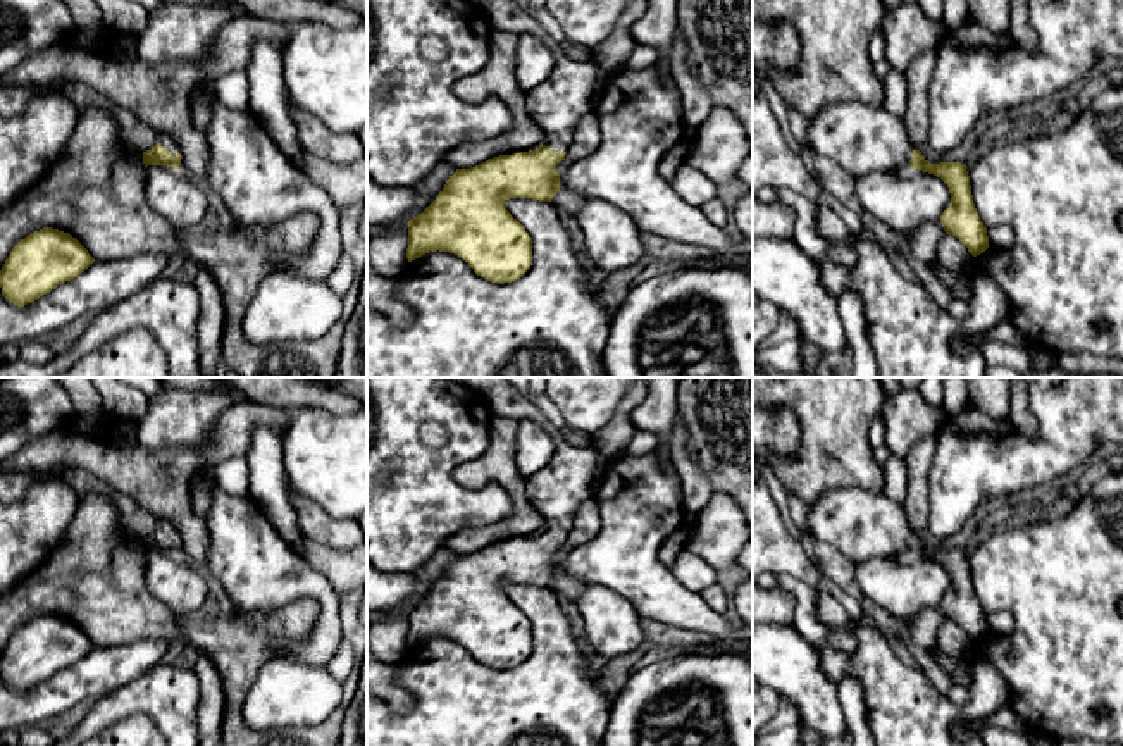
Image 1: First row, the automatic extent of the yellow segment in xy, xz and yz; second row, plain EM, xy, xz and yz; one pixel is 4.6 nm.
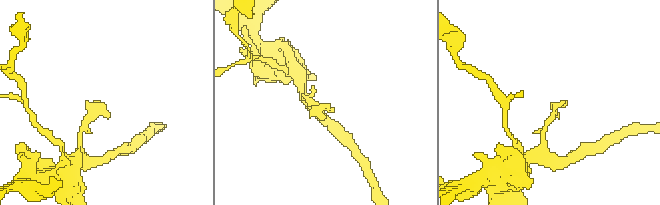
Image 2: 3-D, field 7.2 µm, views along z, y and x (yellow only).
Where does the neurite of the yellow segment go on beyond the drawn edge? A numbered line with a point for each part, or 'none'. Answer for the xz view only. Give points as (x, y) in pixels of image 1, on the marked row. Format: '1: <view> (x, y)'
1: xz (570, 90)

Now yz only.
1: yz (862, 138)

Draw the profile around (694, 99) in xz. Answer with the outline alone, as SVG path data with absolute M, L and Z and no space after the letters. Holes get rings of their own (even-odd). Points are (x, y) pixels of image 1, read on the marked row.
M680 31L675 33L672 48L672 76L680 96L684 126L687 134L694 133L710 115L713 105L706 86L689 67L691 50Z

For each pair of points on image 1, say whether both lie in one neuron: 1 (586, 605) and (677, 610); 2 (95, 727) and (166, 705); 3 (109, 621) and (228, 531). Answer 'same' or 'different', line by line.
1: different
2: same
3: different

